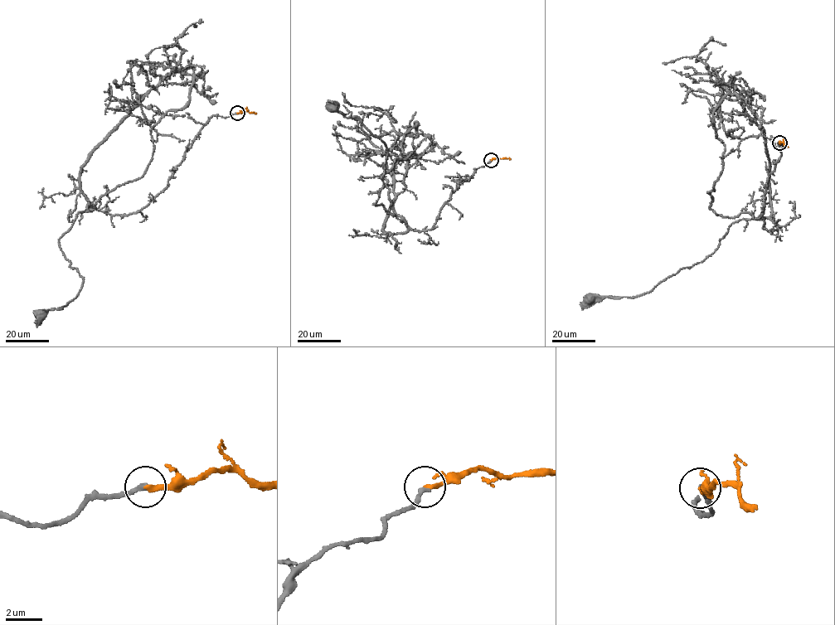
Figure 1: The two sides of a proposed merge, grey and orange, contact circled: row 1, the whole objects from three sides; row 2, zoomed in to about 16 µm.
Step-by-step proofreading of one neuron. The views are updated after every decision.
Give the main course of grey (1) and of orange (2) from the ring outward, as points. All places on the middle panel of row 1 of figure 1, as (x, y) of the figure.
1: (491, 160), (461, 179), (431, 229), (415, 231), (373, 204), (382, 188), (384, 142), (333, 106)
2: (491, 160), (511, 159)

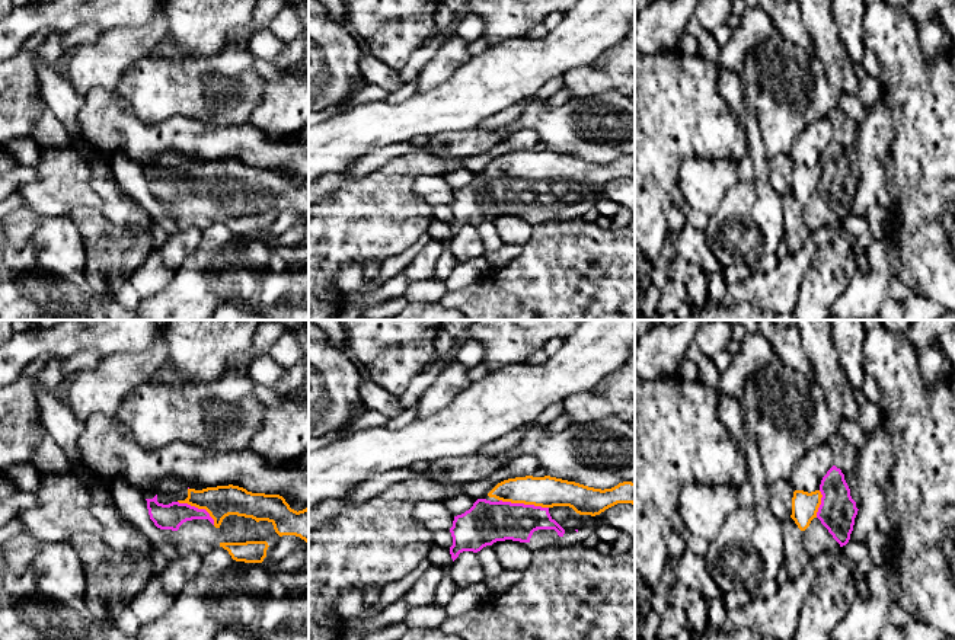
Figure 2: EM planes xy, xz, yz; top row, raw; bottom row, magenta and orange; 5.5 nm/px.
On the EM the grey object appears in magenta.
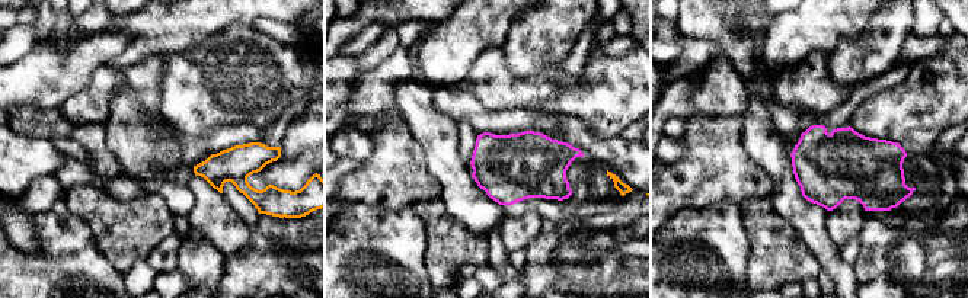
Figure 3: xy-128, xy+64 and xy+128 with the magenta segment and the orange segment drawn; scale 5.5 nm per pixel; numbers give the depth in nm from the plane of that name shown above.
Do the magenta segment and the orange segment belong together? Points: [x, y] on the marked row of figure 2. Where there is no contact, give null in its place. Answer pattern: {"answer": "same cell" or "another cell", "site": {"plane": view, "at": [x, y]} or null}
{"answer": "same cell", "site": {"plane": "xz", "at": [523, 504]}}

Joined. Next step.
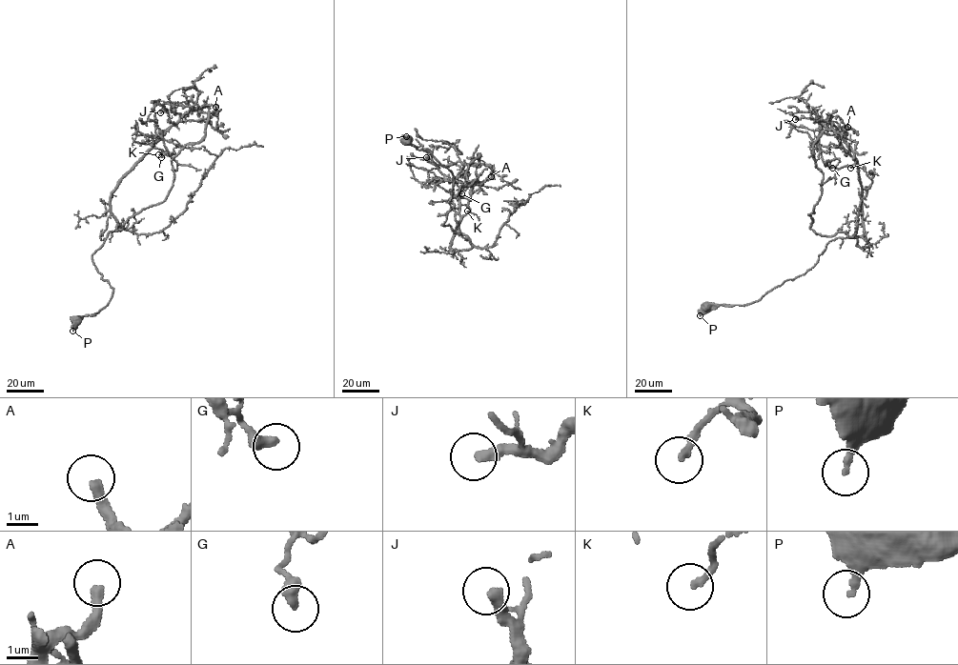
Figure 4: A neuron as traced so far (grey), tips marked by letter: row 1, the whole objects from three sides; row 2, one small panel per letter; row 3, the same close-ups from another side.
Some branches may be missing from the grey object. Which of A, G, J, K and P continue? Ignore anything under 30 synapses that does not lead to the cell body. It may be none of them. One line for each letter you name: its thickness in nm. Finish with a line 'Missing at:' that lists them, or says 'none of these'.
A: 320 nm thick
Missing at: A

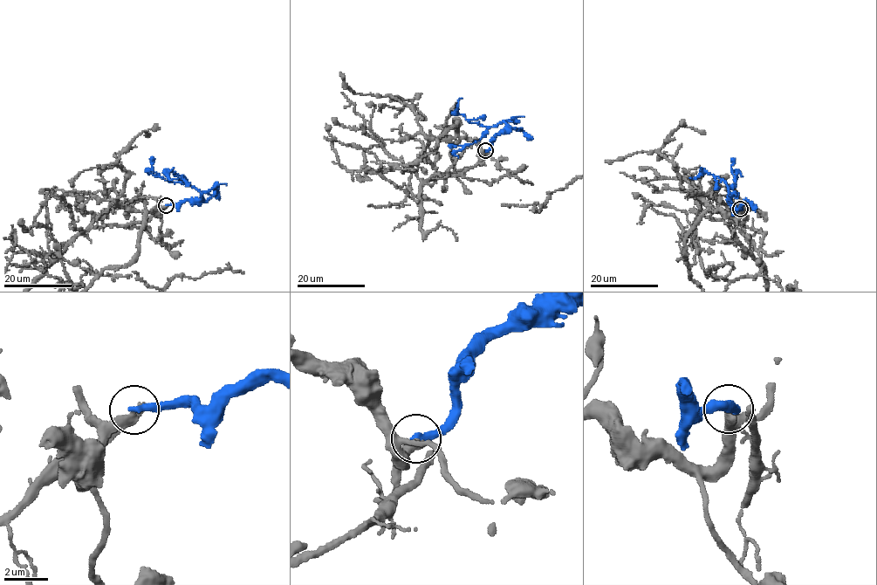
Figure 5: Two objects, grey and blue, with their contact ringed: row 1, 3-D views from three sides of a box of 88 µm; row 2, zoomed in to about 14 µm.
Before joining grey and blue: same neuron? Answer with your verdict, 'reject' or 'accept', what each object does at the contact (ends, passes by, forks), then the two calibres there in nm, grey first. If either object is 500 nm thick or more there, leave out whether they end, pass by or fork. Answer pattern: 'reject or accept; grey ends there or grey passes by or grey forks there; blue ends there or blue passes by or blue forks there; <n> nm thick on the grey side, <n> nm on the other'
accept; grey passes by; blue ends there; 280 nm thick on the grey side, 340 nm on the other

